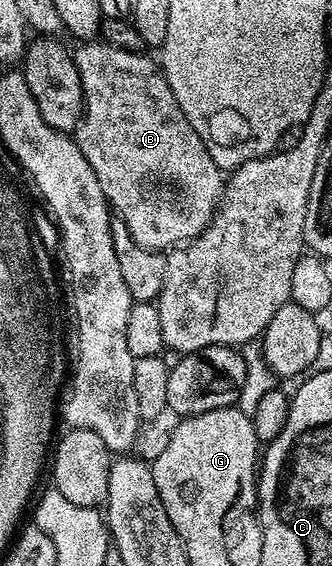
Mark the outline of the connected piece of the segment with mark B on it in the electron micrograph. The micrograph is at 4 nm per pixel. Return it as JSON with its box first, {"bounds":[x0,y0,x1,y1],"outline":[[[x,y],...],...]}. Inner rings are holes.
{"bounds":[73,41,225,253],"outline":[[[83,41],[76,47],[79,48],[74,48],[73,54],[76,58],[75,64],[79,70],[79,76],[81,77],[83,115],[79,118],[79,124],[74,129],[73,138],[76,145],[81,149],[81,153],[85,153],[85,161],[89,161],[89,169],[93,169],[93,173],[97,173],[97,181],[101,185],[101,193],[105,193],[110,210],[118,218],[125,221],[133,241],[137,241],[137,245],[141,245],[150,251],[167,253],[197,238],[202,233],[203,228],[211,221],[213,208],[216,206],[217,200],[225,187],[225,175],[219,166],[215,164],[213,157],[209,157],[209,149],[205,149],[201,137],[197,137],[197,133],[193,129],[193,125],[189,125],[185,113],[181,113],[181,105],[177,105],[177,97],[173,97],[173,89],[169,89],[167,79],[157,66],[156,60],[154,63],[147,56],[147,53],[117,49],[102,41]]]}

